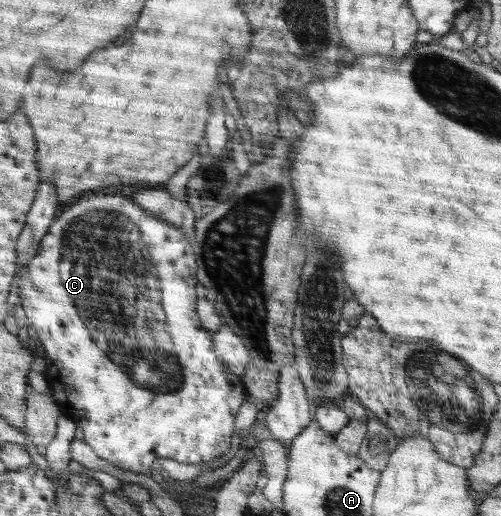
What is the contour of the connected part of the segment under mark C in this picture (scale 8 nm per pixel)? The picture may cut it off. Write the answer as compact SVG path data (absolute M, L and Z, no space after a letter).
M82 196L66 212L62 212L50 230L41 238L36 258L30 266L16 271L16 291L19 302L26 314L27 322L34 327L38 341L46 352L46 370L50 395L57 403L62 415L73 420L84 431L84 441L92 450L110 464L137 473L149 473L156 465L157 458L171 458L184 464L206 464L209 460L220 458L230 448L234 434L234 418L244 400L243 380L240 380L219 360L214 347L214 334L200 324L196 314L196 261L192 256L192 246L187 234L167 221L151 216L146 210L136 206L132 200L122 196Z

